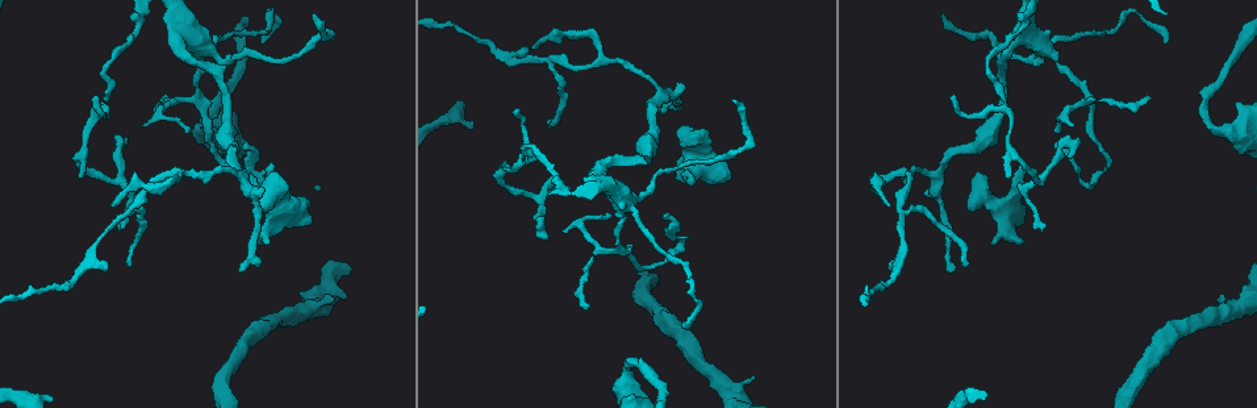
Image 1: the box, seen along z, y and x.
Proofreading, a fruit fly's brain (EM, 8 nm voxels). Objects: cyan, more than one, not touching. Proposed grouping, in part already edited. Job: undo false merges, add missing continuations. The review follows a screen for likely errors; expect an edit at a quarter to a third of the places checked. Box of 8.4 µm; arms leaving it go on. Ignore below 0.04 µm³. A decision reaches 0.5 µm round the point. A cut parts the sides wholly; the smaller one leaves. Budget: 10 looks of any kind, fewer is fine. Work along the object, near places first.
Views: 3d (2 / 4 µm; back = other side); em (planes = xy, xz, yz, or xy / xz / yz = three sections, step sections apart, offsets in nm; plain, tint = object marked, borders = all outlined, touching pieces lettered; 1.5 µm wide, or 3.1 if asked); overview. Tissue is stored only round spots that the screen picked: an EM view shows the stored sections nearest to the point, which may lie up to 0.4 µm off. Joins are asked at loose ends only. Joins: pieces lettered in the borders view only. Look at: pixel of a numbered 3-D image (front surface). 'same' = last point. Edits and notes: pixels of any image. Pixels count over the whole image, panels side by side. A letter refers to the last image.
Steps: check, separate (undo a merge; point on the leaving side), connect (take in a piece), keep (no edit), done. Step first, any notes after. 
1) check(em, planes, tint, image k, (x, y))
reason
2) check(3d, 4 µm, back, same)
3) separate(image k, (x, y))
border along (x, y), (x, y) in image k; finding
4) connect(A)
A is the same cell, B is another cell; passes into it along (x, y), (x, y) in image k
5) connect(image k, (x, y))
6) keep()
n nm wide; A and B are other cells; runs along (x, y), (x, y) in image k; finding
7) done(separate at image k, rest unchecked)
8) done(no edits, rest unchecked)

check(em, planes, borders, image 1, (113, 207))
tapers out

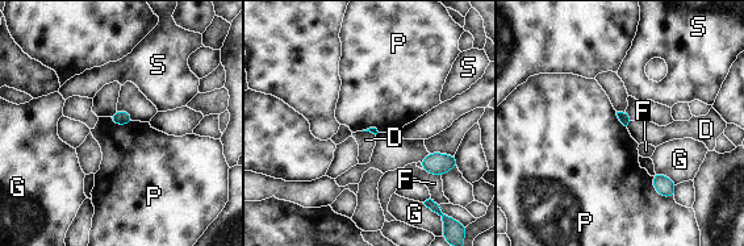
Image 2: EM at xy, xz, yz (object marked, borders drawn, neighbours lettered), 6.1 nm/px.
keep()
P touches over 180 nm; D, F, G, P and S are other cells; none of them fits

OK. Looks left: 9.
check(em, xz, step 8, borders, image 1, (693, 180))

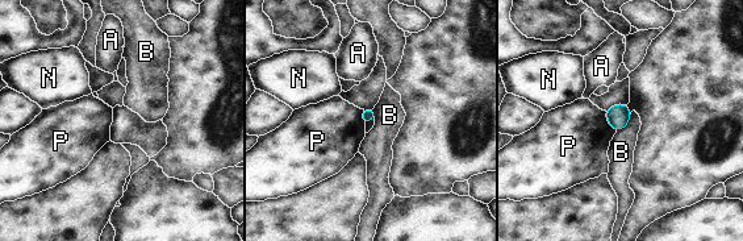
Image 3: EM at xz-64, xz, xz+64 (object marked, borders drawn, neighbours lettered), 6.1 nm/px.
check(em, planes, borders, same)

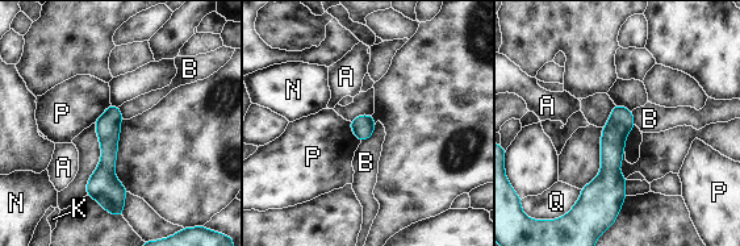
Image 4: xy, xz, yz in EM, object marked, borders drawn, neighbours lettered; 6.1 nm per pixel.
keep()
A, B, K, N, P and Q are other cells; no lettered piece goes on from it

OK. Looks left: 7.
check(em, planes, borders, image 1, (1055, 130))
tapers out

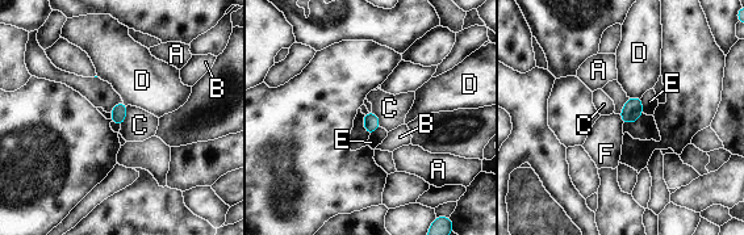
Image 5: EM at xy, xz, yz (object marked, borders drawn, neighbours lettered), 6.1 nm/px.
keep()
A, B, C, D, E and F are other cells; border along (618, 114), (623, 122) in image 5; none of them fits

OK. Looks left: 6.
check(em, planes, tint, image 1, (1032, 38))
four or more arms meet

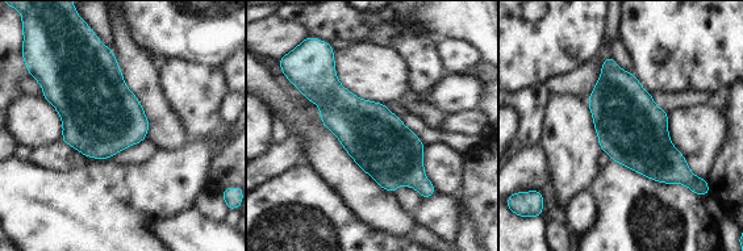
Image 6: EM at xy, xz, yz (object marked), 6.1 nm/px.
check(em, planes, borders, same)
what lies round it

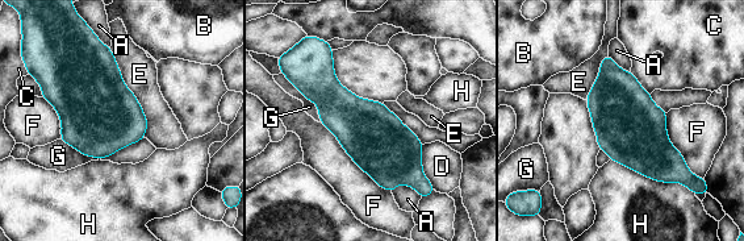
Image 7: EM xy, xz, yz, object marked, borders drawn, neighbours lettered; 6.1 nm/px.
keep()
A, B, C, D, E, F, G and H are other cells; border along (321, 121), (345, 152), (391, 192) in image 7; all the same cell

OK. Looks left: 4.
done(no edits, rest unchecked)

